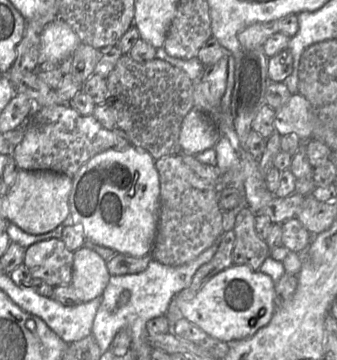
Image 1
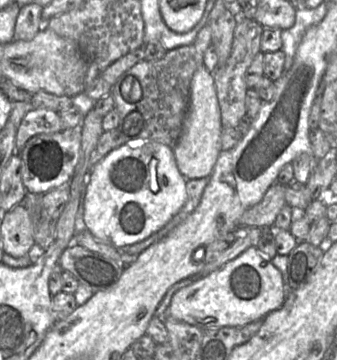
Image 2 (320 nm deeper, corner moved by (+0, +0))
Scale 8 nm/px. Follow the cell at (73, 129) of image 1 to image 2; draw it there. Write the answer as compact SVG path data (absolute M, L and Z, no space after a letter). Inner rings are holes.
M31 108L21 120L16 135L16 153L20 153L26 143L41 134L53 134L64 130L60 115L52 110Z

